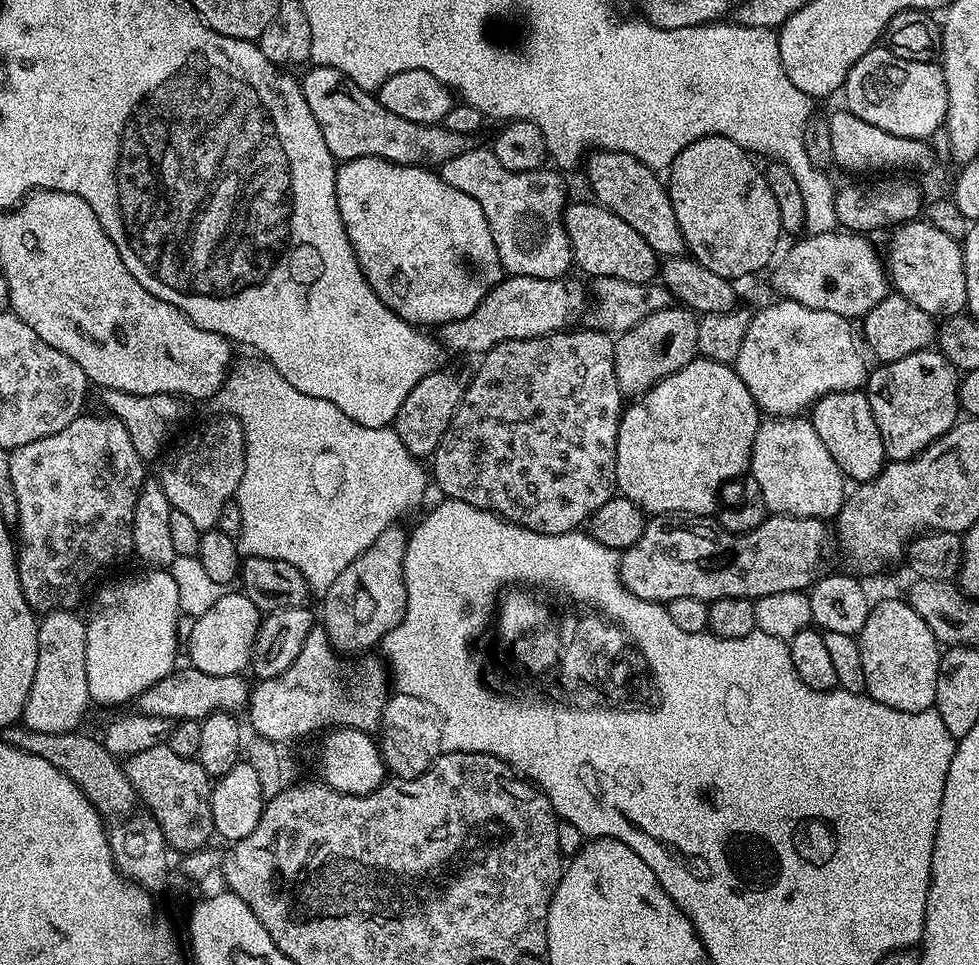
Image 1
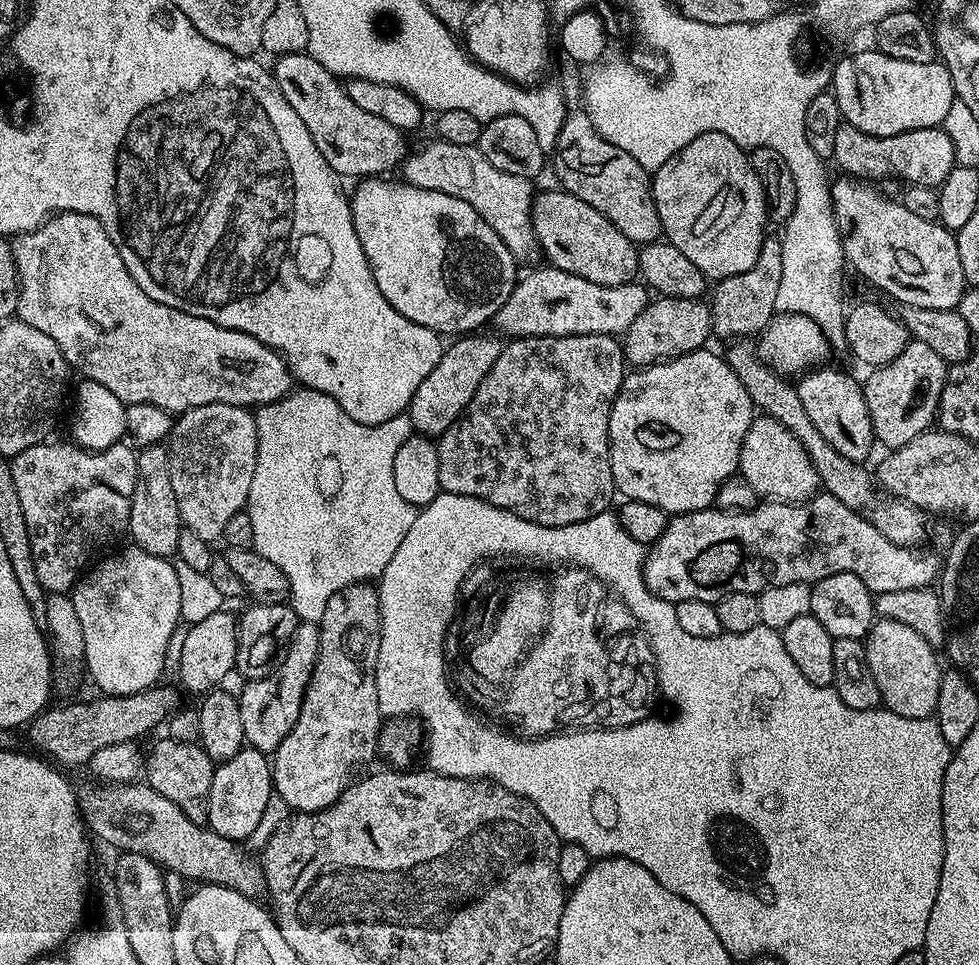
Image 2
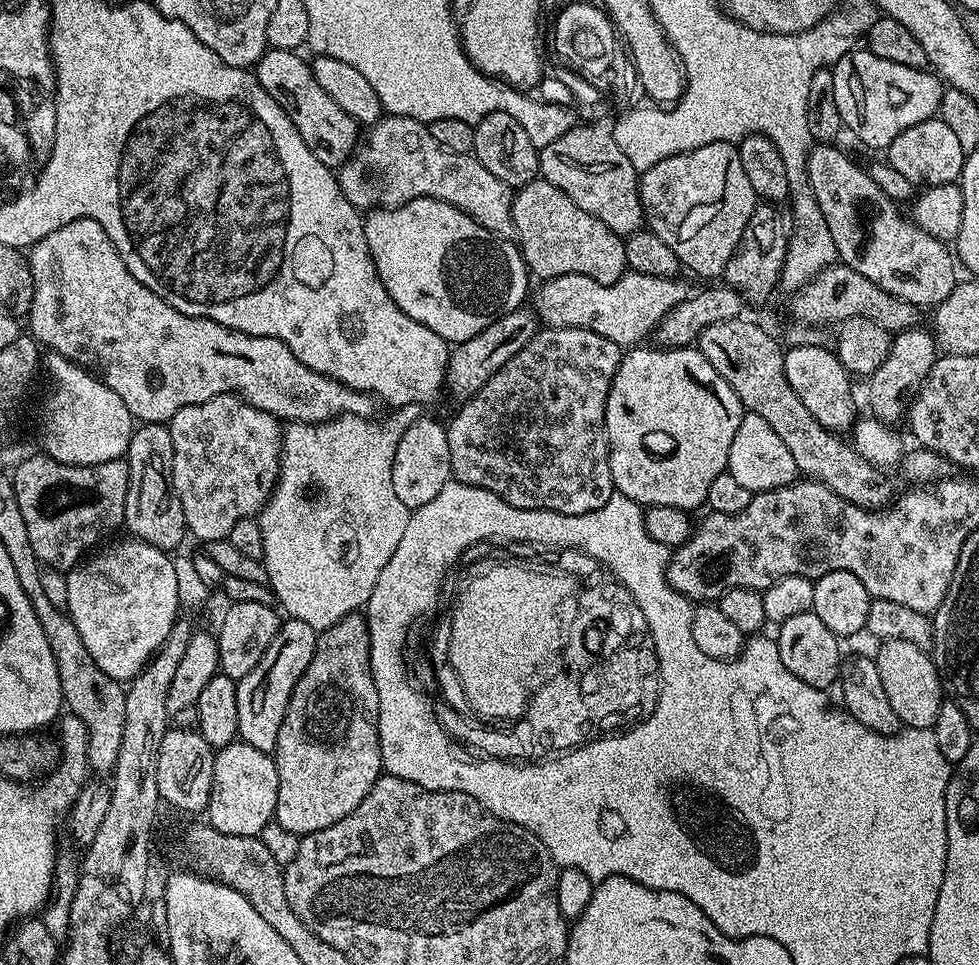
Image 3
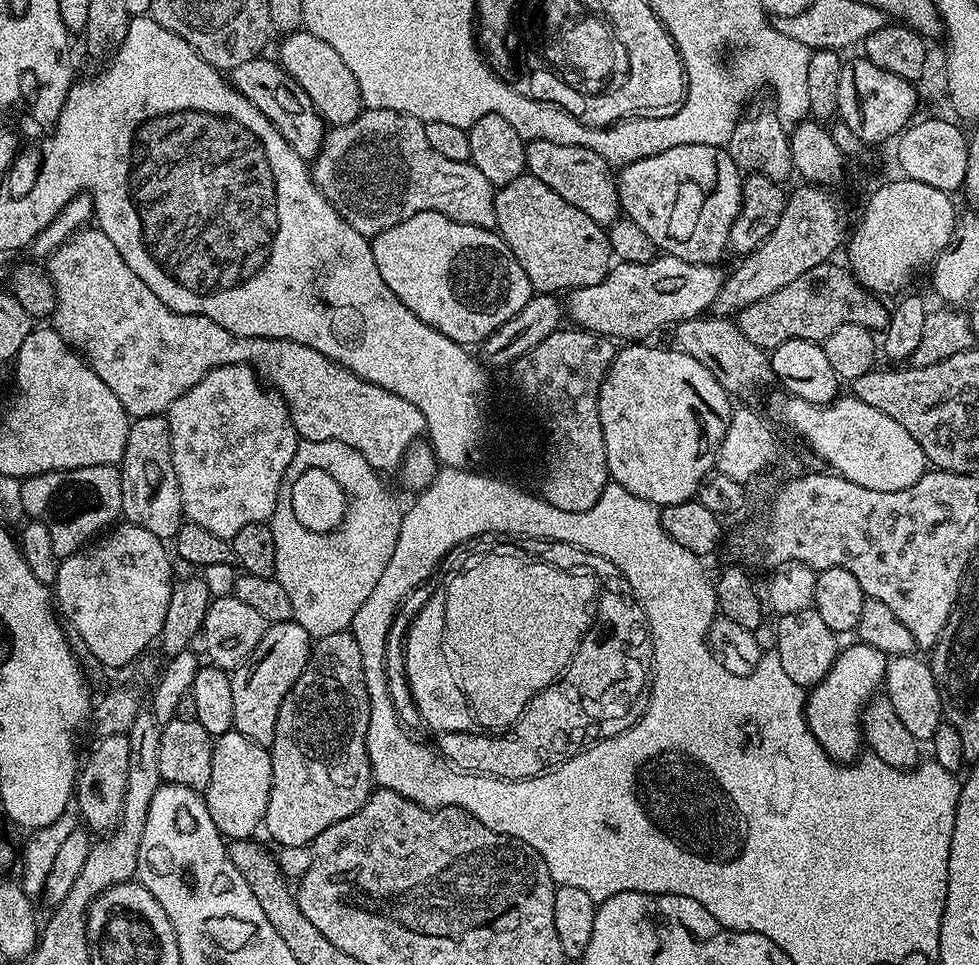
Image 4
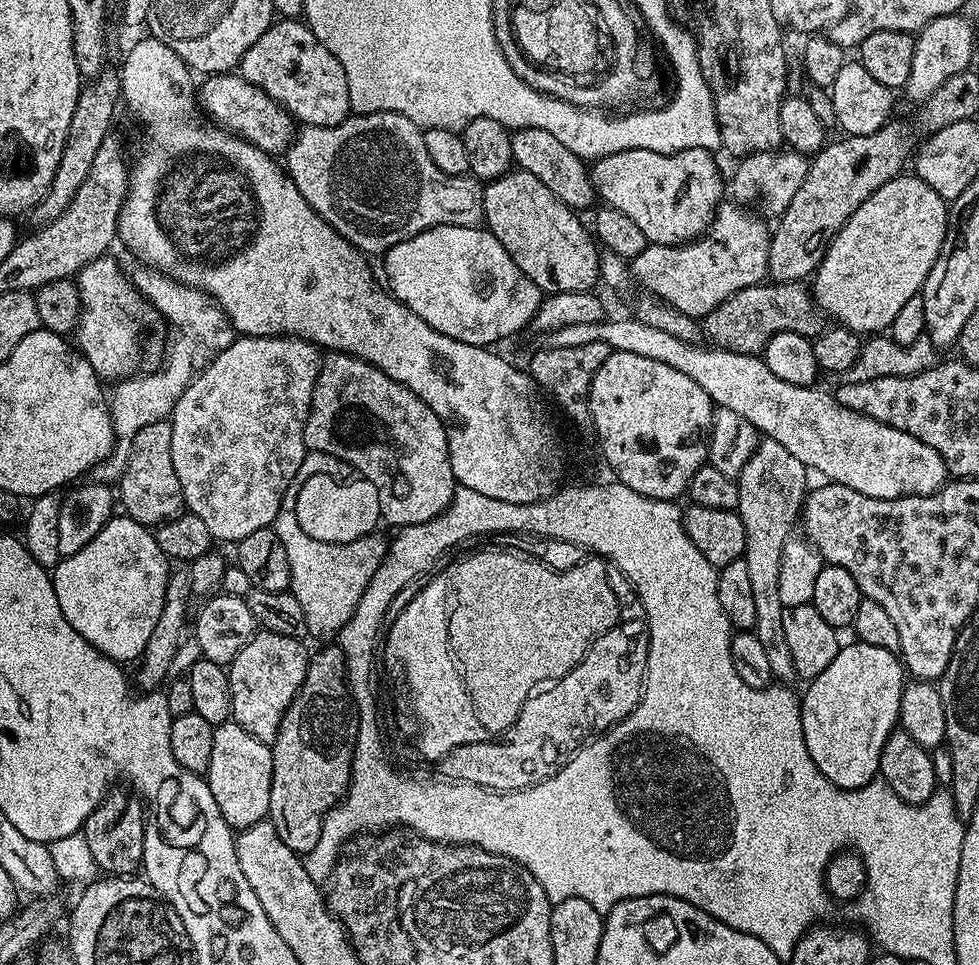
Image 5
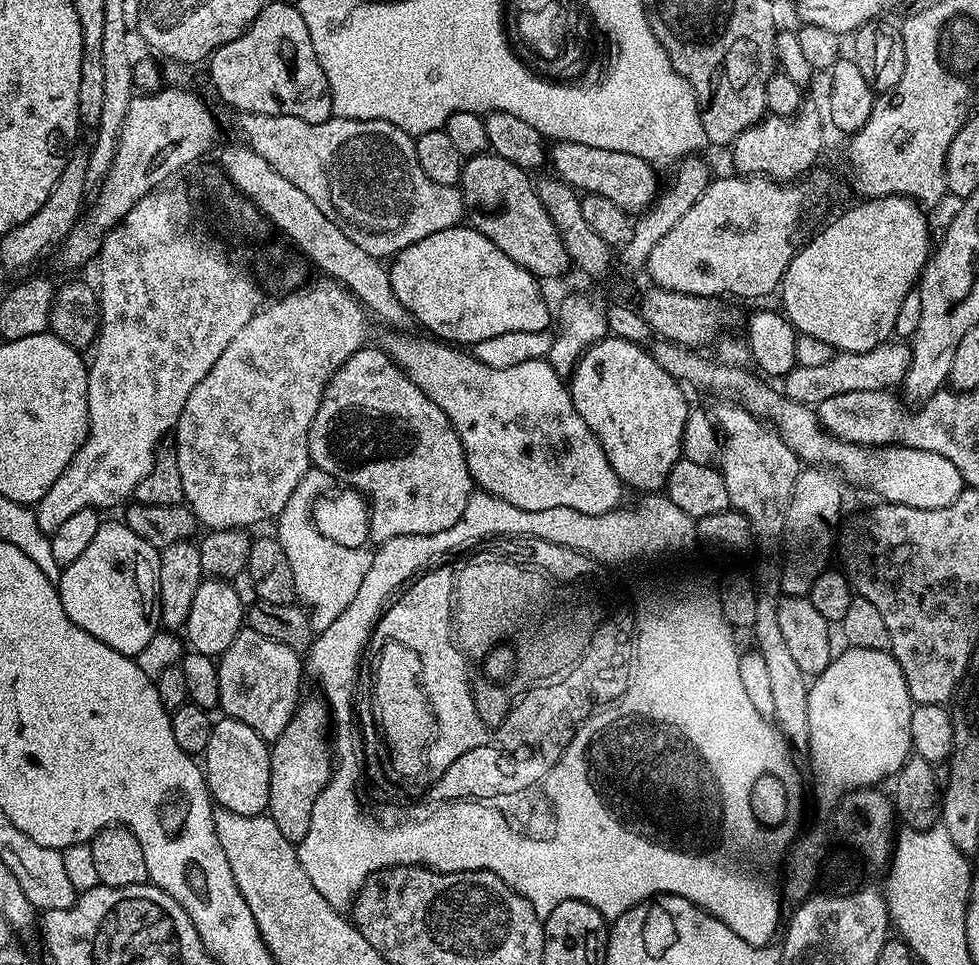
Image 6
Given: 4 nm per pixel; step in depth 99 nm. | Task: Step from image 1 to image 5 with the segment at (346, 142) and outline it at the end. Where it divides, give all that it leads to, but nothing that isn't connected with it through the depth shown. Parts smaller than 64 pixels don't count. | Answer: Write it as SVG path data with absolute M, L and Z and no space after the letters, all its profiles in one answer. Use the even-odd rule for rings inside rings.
M232 72L212 74L205 80L208 81L198 88L198 104L209 117L213 116L211 119L219 127L250 141L263 152L287 153L288 145L294 139L294 117L277 100L267 96L262 89L245 80L243 76Z

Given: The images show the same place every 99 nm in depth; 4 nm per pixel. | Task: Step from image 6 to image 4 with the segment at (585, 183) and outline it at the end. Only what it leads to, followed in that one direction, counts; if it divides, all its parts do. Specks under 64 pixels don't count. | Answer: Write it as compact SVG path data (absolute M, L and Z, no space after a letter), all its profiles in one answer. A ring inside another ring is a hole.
M687 144L662 150L650 158L638 158L623 165L616 176L620 211L650 238L661 253L682 258L687 264L716 264L729 247L730 226L738 218L744 186L740 167L730 158L727 147L718 144Z

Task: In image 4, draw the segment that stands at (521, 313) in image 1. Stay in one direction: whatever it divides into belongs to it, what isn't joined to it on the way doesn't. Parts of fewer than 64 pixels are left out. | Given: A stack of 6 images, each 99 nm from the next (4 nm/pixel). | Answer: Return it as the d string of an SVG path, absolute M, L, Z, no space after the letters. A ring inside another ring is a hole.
M667 254L657 255L656 259L645 264L617 263L608 269L608 277L594 286L582 286L571 289L566 296L566 316L573 320L577 329L586 332L599 332L616 342L636 342L648 338L651 332L659 328L675 326L683 320L692 320L695 316L703 316L709 311L718 298L726 279L725 273L719 272L716 264L687 264L682 258L674 258Z

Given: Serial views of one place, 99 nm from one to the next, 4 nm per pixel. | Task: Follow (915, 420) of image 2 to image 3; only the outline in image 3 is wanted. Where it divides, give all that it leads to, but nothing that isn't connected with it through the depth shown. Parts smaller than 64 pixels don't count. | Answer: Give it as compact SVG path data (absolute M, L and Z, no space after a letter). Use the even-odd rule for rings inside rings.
M917 326L895 333L886 362L882 362L882 366L878 366L878 370L874 370L874 374L867 381L871 415L889 426L899 425L899 420L901 423L905 419L912 397L936 365L938 345L935 335L931 331L923 332L922 329L923 327Z

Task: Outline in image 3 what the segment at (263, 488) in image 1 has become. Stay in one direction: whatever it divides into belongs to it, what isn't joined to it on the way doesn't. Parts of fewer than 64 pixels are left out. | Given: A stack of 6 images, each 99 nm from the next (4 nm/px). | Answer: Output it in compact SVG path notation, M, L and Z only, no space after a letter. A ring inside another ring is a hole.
M404 404L395 409L389 420L384 420L381 424L371 424L371 419L363 416L333 416L331 420L323 420L320 424L300 424L292 422L283 429L282 447L280 450L280 475L276 478L276 486L272 489L271 496L258 513L258 519L262 530L262 546L264 555L262 563L268 569L268 580L275 603L279 605L291 619L298 622L306 622L316 633L325 632L330 626L337 624L342 618L349 616L351 612L360 612L365 607L374 594L374 583L378 580L386 562L390 562L394 550L398 550L398 541L402 538L402 533L406 531L410 511L402 504L401 499L394 494L393 483L391 482L391 467L394 463L394 454L398 447L399 439L406 433L406 428L412 422L422 416L422 408L419 404ZM304 484L316 484L314 487L315 503L308 504L308 500L300 500L300 488Z

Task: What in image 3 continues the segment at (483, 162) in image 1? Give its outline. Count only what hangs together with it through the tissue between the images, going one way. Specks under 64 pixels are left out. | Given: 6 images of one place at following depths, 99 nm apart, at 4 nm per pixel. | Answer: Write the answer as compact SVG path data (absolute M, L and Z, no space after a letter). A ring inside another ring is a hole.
M385 115L367 129L362 143L356 151L339 165L338 179L344 197L353 206L361 210L381 208L397 208L414 198L434 198L442 202L450 202L458 210L462 210L478 226L490 230L495 236L505 238L513 235L512 227L512 198L513 189L509 188L502 178L494 178L482 162L467 152L455 152L437 142L434 134L430 134L428 124L405 116Z

